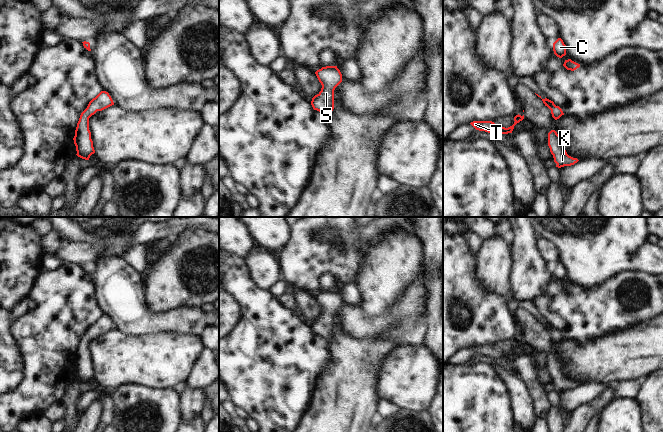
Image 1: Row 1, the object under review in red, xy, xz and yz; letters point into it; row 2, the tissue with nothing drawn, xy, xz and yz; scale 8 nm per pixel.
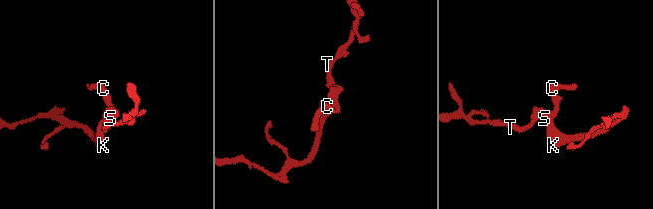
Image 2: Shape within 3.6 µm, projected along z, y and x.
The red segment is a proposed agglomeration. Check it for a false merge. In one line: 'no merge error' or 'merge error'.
no merge error

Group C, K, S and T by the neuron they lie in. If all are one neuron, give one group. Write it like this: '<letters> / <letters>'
C K S T

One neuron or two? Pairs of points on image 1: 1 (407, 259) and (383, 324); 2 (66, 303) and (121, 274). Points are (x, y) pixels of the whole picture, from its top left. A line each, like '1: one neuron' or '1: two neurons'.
1: two neurons
2: two neurons

